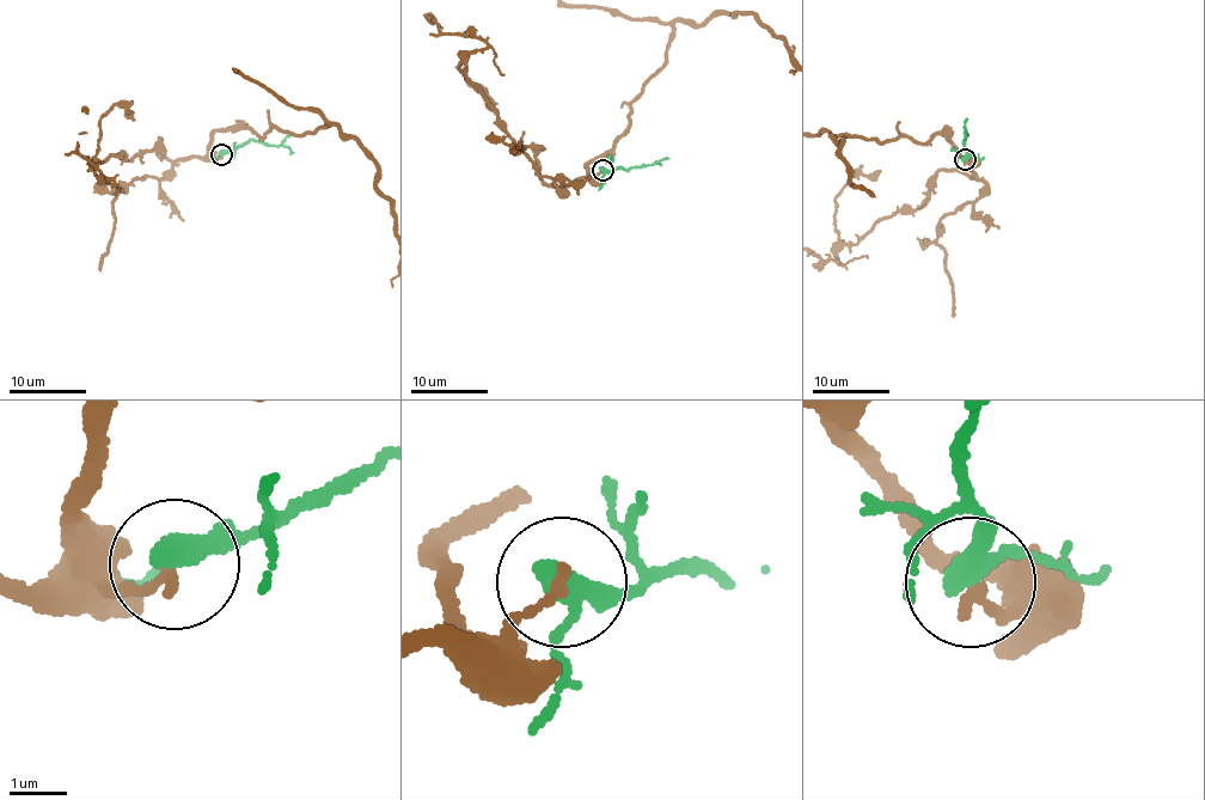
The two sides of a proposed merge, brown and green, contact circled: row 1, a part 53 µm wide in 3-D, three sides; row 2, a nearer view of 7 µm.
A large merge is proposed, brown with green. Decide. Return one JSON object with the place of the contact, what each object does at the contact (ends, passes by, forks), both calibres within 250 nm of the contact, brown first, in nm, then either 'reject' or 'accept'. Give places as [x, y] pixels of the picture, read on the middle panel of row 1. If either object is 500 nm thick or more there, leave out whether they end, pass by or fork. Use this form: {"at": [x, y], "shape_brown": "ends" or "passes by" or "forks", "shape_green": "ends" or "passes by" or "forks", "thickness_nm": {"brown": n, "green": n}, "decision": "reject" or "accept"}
{"at": [603, 170], "shape_brown": "ends", "shape_green": "passes by", "thickness_nm": {"brown": 200, "green": 360}, "decision": "reject"}

